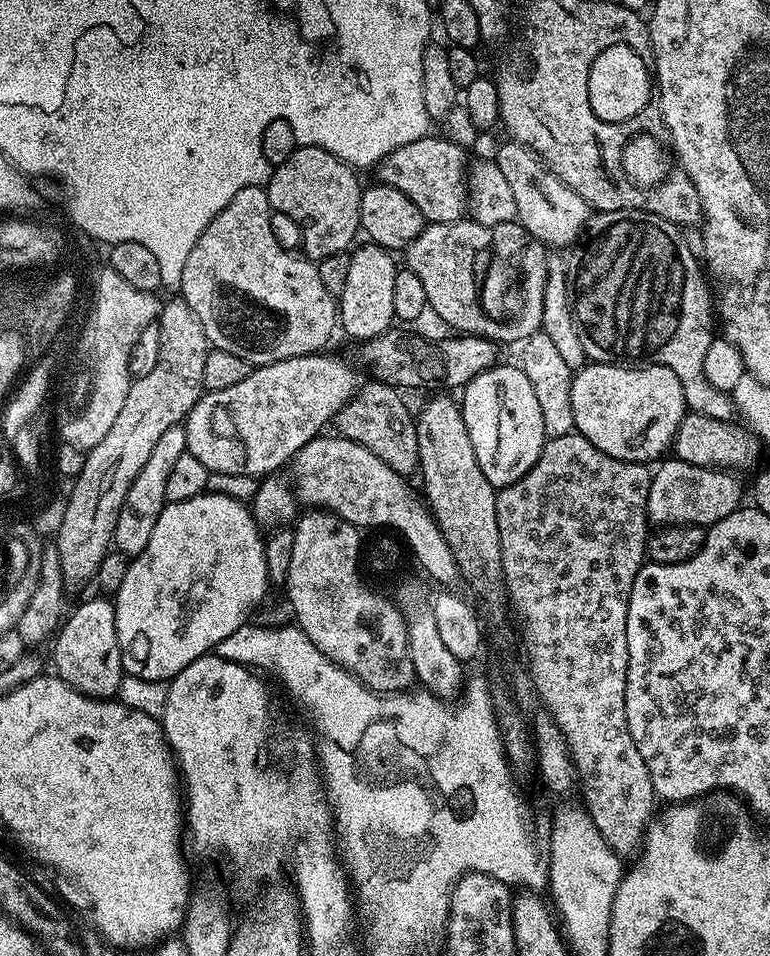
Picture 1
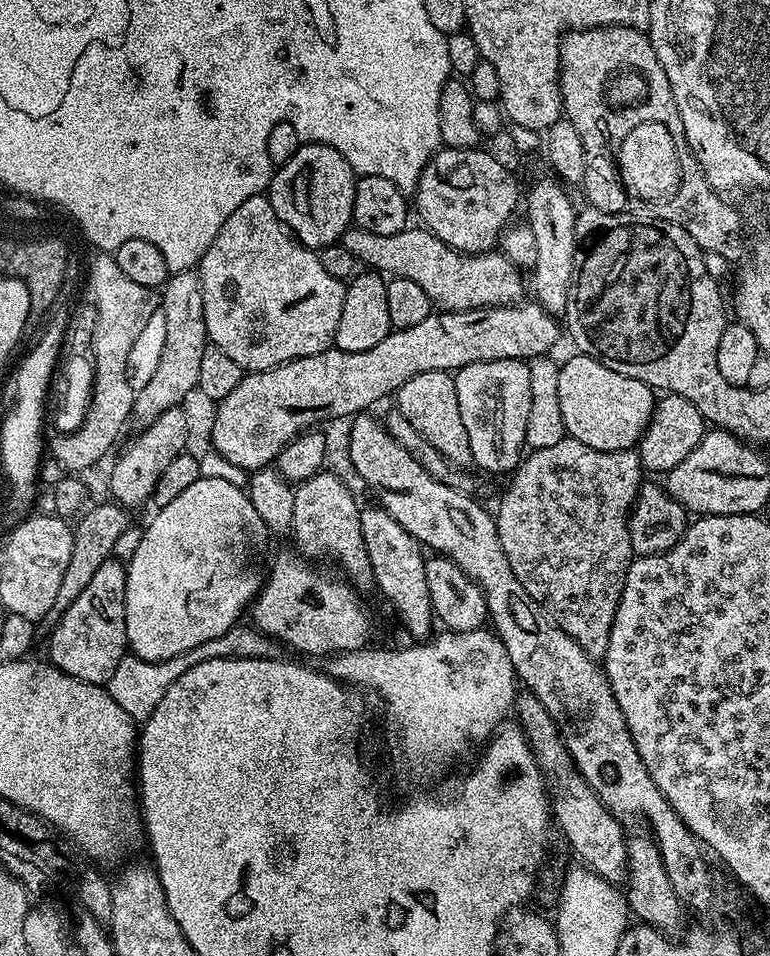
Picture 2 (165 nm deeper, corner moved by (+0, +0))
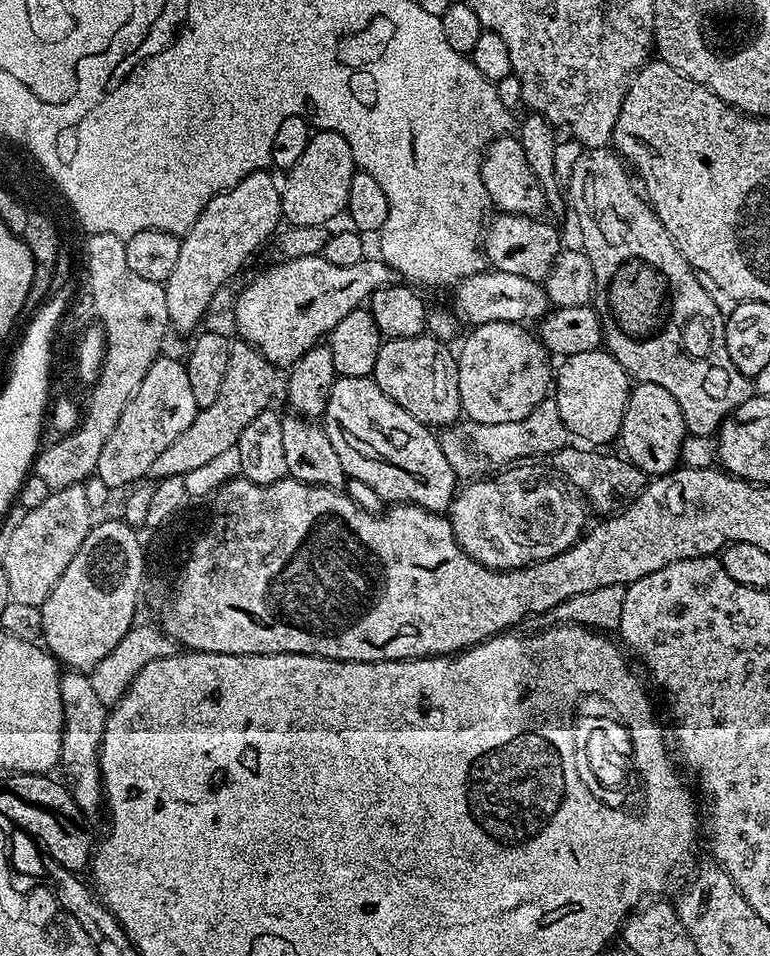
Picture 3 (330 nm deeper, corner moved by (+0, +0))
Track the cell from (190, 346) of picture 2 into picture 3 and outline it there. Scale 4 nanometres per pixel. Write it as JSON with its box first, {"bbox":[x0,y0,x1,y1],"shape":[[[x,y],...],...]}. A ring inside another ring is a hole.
{"bbox":[165,172,281,333],"shape":[[[256,172],[234,188],[228,189],[196,219],[196,225],[180,240],[178,262],[165,282],[168,322],[180,332],[195,333],[204,311],[212,304],[216,291],[228,276],[242,264],[254,248],[254,235],[264,240],[276,223],[281,223],[280,188],[272,181],[273,173]]]}

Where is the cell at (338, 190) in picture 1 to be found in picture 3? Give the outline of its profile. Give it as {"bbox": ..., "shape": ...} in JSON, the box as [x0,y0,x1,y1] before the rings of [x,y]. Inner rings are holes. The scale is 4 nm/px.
{"bbox":[280,131,357,226],"shape":[[[317,131],[309,135],[306,150],[302,150],[302,156],[294,162],[292,168],[287,169],[288,176],[282,180],[280,188],[280,210],[283,219],[289,225],[318,226],[326,223],[330,218],[341,215],[348,207],[348,195],[350,194],[350,182],[353,172],[357,171],[356,163],[352,157],[350,146],[344,138],[336,132]]]}

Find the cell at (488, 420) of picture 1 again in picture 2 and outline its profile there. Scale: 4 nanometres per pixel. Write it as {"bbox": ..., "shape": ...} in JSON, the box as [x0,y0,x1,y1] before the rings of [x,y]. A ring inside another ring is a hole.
{"bbox":[455,359,532,473],"shape":[[[523,359],[479,361],[466,365],[455,373],[458,390],[458,410],[462,410],[462,426],[466,426],[466,438],[470,438],[471,463],[478,464],[490,472],[511,473],[521,459],[526,441],[525,428],[528,425],[532,391],[530,390],[531,367]]]}

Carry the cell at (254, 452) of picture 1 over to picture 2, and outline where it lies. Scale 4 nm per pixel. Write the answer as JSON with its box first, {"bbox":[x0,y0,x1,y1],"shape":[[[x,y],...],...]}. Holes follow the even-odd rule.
{"bbox":[210,317,460,470],"shape":[[[426,317],[422,322],[418,322],[418,326],[410,326],[399,330],[389,331],[388,336],[382,342],[378,342],[378,346],[374,346],[370,350],[362,350],[361,352],[342,352],[339,350],[329,350],[319,352],[313,356],[303,356],[297,360],[292,360],[289,364],[279,364],[276,368],[268,368],[264,372],[254,372],[243,377],[241,383],[231,390],[230,394],[226,394],[223,400],[219,401],[216,417],[212,420],[212,436],[210,435],[210,444],[215,451],[220,452],[221,456],[228,459],[234,464],[245,470],[255,470],[269,465],[277,459],[279,453],[288,443],[300,434],[314,420],[324,420],[327,416],[345,416],[361,413],[368,410],[375,400],[380,400],[383,396],[391,397],[396,389],[400,388],[412,376],[417,376],[419,372],[447,372],[444,364],[457,364],[460,368],[460,360],[456,360],[456,356],[460,356],[460,352],[448,352],[448,336],[444,336],[444,324],[440,324],[440,320],[430,320]]]}

